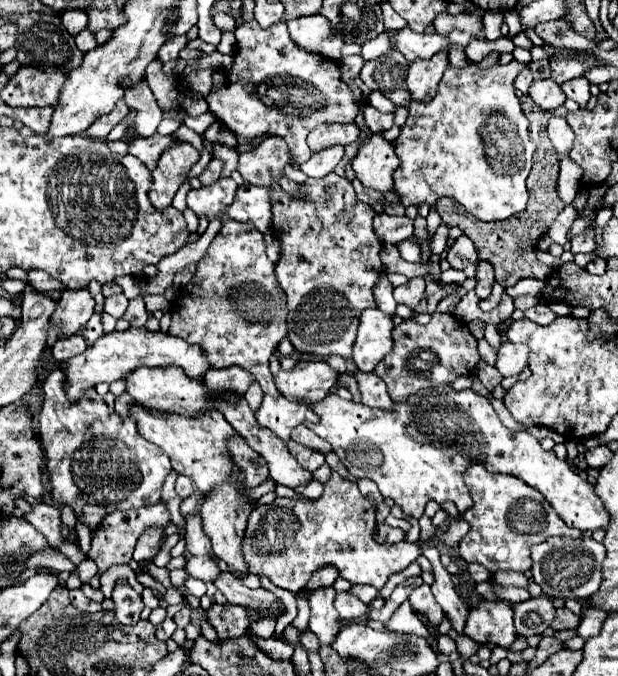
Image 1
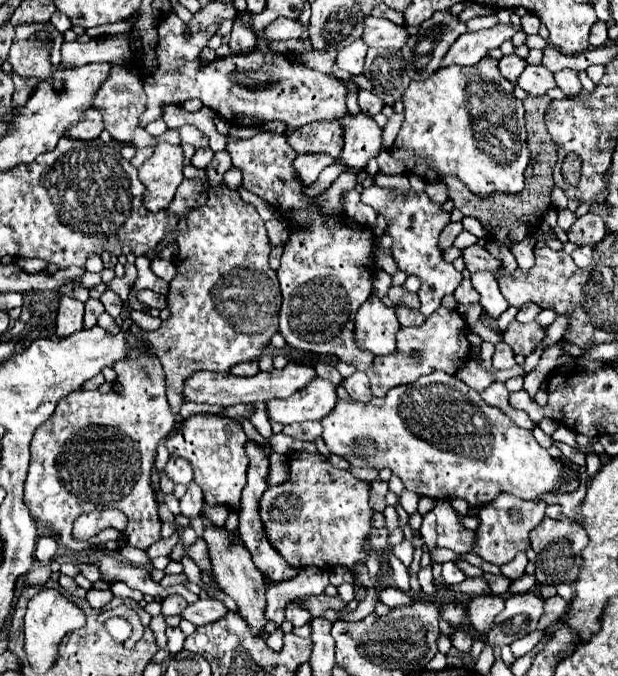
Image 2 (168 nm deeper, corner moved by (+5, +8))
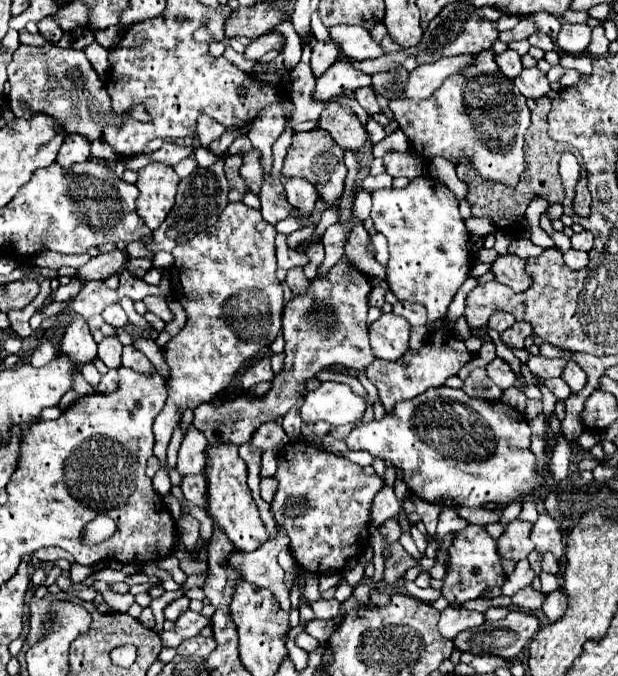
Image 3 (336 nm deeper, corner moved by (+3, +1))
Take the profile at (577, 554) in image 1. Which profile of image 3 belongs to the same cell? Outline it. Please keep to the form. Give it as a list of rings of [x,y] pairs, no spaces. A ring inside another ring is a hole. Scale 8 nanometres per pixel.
[[[542,513],[542,515],[538,515],[538,521],[536,521],[534,527],[532,527],[530,539],[534,541],[538,553],[550,551],[550,553],[554,553],[558,559],[562,559],[562,555],[564,555],[562,535],[564,535],[564,533],[558,529],[558,523],[556,523],[548,513]]]

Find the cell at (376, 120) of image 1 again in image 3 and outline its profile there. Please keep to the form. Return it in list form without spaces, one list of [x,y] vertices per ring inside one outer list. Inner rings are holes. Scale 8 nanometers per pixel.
[[[372,87],[356,89],[356,99],[358,99],[358,103],[368,111],[368,115],[380,113],[380,107],[378,107],[378,103],[376,103],[376,93],[374,93]]]

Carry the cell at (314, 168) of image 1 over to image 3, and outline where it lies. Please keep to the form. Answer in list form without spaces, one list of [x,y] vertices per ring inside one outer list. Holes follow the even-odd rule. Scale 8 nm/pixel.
[[[302,177],[286,179],[284,187],[286,187],[286,199],[296,209],[298,217],[308,219],[312,215],[312,211],[314,211],[314,203],[318,199],[314,187],[308,181],[304,181]]]

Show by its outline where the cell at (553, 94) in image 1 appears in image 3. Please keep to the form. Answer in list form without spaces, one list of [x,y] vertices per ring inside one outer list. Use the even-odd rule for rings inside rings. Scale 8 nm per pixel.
[[[536,67],[532,69],[522,69],[522,73],[514,79],[514,85],[520,89],[520,93],[526,99],[540,99],[548,95],[550,83],[544,73],[540,73]]]

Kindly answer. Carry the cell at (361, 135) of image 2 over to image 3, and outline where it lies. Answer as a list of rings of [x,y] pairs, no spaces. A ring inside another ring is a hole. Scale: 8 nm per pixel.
[[[328,103],[320,113],[320,129],[328,131],[342,149],[360,149],[368,141],[368,131],[360,125],[354,111],[340,103]]]

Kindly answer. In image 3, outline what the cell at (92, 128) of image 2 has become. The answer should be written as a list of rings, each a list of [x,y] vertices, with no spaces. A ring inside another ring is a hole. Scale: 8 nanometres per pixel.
[[[66,135],[64,145],[58,151],[56,163],[60,163],[62,169],[70,169],[76,163],[84,163],[90,157],[90,141],[82,135]]]

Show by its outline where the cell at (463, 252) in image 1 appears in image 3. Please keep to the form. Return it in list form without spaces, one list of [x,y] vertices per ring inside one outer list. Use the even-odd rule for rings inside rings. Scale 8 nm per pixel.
[[[500,255],[492,263],[492,271],[496,275],[496,281],[512,287],[516,293],[522,293],[532,285],[532,279],[526,273],[526,261],[516,255]]]

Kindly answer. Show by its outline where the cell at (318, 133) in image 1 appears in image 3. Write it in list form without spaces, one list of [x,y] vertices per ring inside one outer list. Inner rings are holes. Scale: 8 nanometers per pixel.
[[[314,129],[308,133],[294,133],[292,145],[284,159],[282,175],[284,177],[304,177],[308,183],[314,185],[320,199],[324,199],[328,205],[334,205],[342,197],[342,191],[344,191],[344,177],[346,177],[344,151],[334,143],[330,133],[322,129]]]

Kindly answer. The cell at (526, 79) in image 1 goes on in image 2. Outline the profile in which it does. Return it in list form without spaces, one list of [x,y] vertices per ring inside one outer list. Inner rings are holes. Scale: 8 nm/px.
[[[510,54],[510,56],[504,56],[500,60],[500,72],[504,78],[508,78],[510,82],[516,82],[518,76],[524,72],[524,68],[528,66],[528,62],[524,58],[518,58],[516,54]]]

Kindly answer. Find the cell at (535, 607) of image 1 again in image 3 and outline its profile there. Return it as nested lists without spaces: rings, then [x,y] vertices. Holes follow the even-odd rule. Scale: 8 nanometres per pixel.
[[[510,611],[502,621],[484,621],[482,627],[460,631],[452,643],[460,649],[460,653],[500,655],[504,659],[514,659],[526,649],[536,631],[538,619],[534,615]]]

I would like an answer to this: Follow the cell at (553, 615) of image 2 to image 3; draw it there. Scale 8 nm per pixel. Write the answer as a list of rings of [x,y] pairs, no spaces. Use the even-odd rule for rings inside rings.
[[[556,589],[552,593],[546,593],[546,599],[542,603],[542,611],[548,617],[548,621],[554,623],[554,621],[558,621],[564,615],[566,605],[568,605],[568,601],[566,601],[564,591],[562,589]]]

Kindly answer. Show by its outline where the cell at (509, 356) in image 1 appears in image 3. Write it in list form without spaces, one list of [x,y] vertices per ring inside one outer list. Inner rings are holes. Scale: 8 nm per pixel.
[[[500,357],[492,359],[492,361],[486,365],[486,373],[488,373],[488,377],[490,377],[500,389],[508,389],[508,387],[512,387],[514,381],[516,381],[516,375],[514,375],[514,371],[510,369],[510,365],[508,365],[504,359],[500,359]]]

